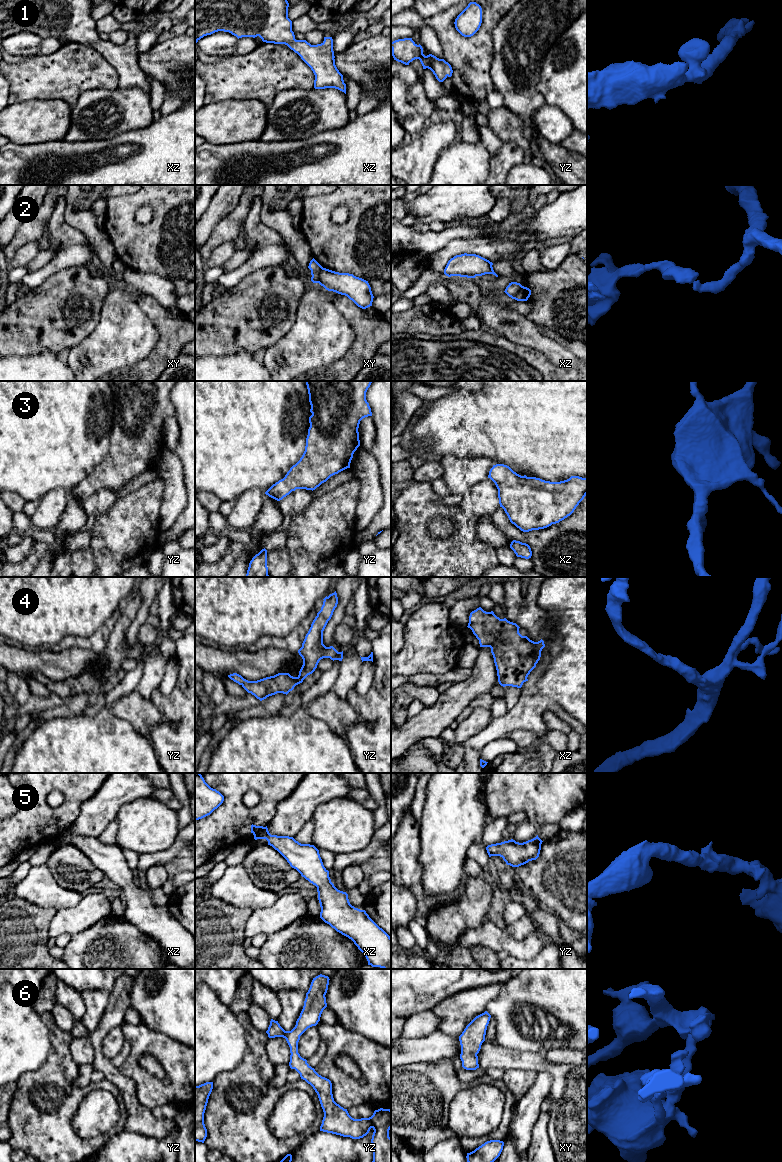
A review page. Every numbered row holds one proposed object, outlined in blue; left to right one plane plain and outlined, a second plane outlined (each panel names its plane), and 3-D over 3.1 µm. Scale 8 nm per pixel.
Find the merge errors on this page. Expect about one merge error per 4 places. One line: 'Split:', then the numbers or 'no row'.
Split: 2

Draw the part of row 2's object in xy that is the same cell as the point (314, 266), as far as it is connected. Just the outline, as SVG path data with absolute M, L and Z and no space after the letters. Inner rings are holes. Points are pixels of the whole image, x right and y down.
M313 258L310 261L308 268L311 270L311 281L313 283L318 283L319 274L323 267Z

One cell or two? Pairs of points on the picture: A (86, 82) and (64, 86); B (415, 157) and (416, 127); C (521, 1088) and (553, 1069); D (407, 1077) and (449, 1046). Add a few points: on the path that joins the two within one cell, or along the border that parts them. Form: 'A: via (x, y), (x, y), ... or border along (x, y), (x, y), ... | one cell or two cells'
A: via (81, 83), (69, 83) | one cell
B: border along (425, 127), (415, 136) | two cells
C: border along (513, 1068), (534, 1071), (536, 1073) | two cells
D: border along (450, 1058), (428, 1062), (411, 1062), (404, 1065) | two cells

